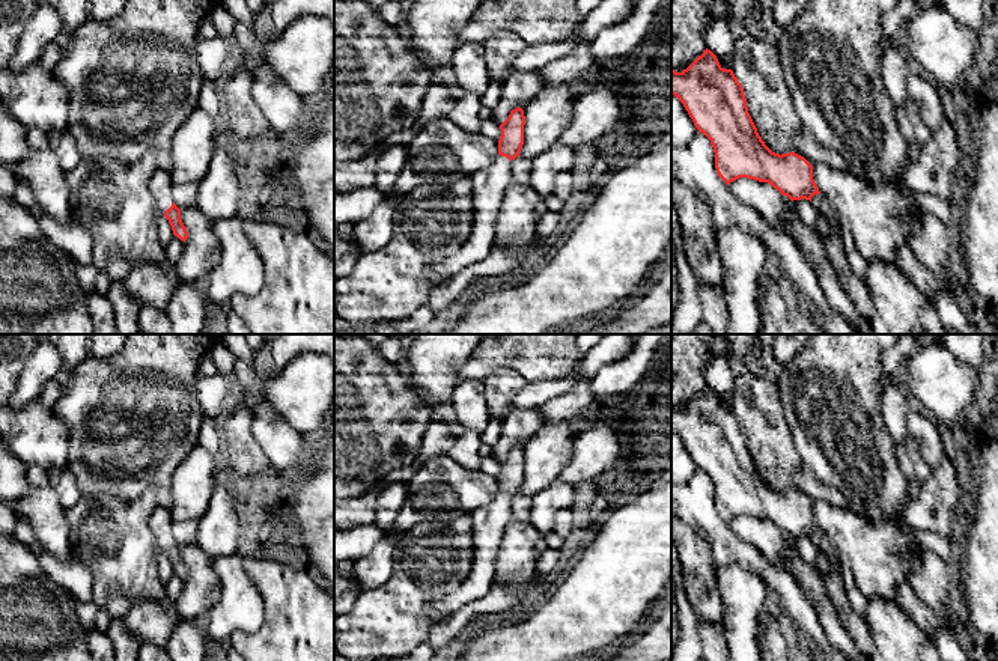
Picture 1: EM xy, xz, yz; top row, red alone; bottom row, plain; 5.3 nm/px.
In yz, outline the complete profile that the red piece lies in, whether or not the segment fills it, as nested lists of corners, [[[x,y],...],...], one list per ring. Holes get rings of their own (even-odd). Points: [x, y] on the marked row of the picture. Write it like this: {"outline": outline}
{"outline": [[[704,50],[686,69],[671,69],[671,95],[688,111],[698,133],[703,133],[715,152],[718,176],[729,185],[739,178],[768,182],[783,196],[793,200],[810,200],[814,194],[826,196],[837,215],[852,236],[858,253],[872,265],[876,262],[894,262],[897,250],[908,244],[911,233],[917,230],[917,217],[923,214],[908,196],[908,188],[891,185],[875,187],[867,179],[852,172],[831,170],[823,166],[813,167],[804,157],[789,152],[772,152],[757,133],[748,113],[742,84],[732,69],[724,69],[710,50]]]}

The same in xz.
{"outline": [[[516,107],[500,125],[498,157],[489,167],[471,175],[473,229],[467,242],[455,254],[435,265],[432,282],[437,286],[450,280],[464,268],[482,262],[491,253],[506,190],[513,182],[510,161],[519,157],[524,145],[524,125],[524,110]]]}

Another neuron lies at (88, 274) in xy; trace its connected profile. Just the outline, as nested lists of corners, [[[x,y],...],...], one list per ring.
[[[77,262],[75,273],[81,289],[86,294],[93,292],[98,280],[98,268],[93,265],[83,265]]]

